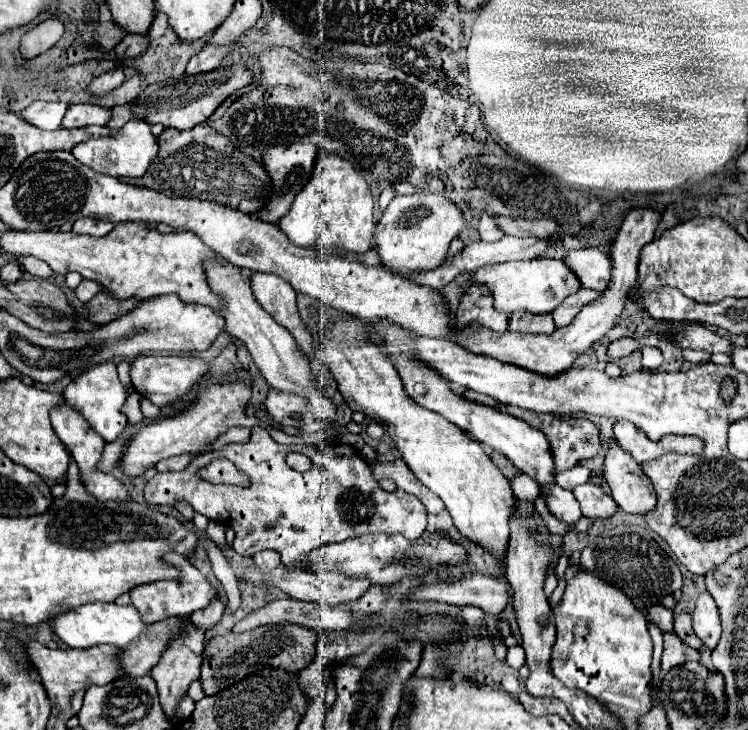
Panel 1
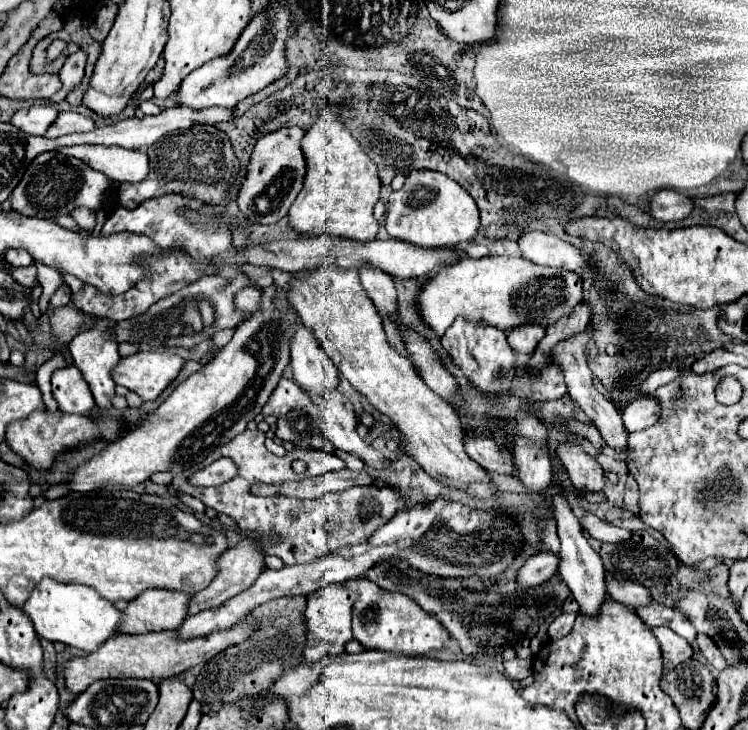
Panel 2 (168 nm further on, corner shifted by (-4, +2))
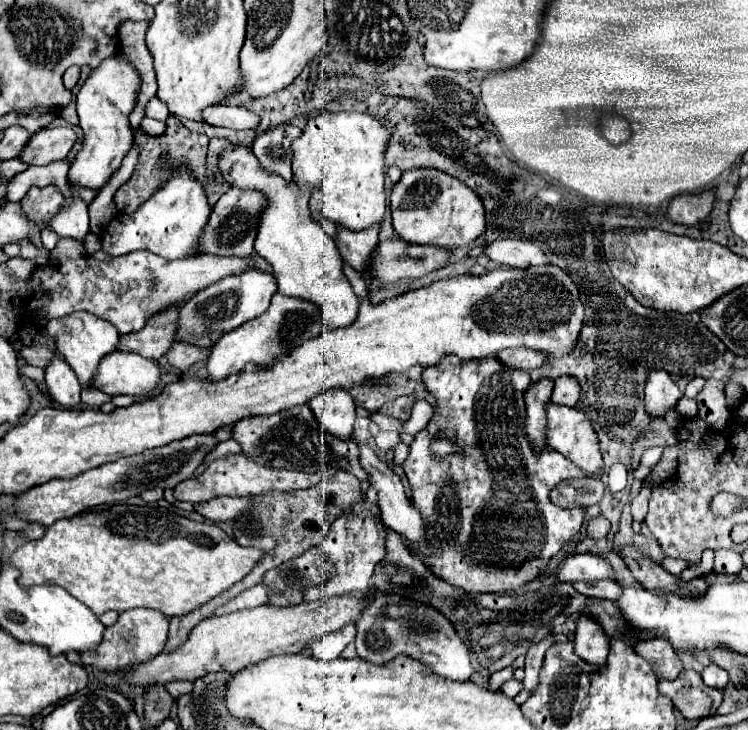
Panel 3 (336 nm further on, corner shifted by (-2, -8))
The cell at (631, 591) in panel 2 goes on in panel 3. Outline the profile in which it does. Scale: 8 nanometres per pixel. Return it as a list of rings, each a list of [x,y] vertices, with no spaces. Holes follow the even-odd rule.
[[[600,580],[600,582],[576,582],[572,584],[580,594],[588,598],[606,598],[606,600],[616,600],[620,596],[622,586],[612,582],[612,580]]]

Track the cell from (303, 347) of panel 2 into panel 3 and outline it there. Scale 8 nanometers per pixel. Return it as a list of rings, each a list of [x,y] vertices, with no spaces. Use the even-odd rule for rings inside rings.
[[[342,388],[328,390],[316,396],[310,402],[310,406],[332,436],[338,436],[342,440],[352,440],[356,406],[354,406],[354,398],[346,390]]]

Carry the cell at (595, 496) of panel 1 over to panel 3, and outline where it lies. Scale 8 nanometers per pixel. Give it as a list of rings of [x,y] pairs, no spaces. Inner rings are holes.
[[[550,402],[546,404],[546,418],[550,448],[558,448],[560,454],[580,464],[586,472],[594,472],[602,466],[598,432],[580,408],[556,406]]]

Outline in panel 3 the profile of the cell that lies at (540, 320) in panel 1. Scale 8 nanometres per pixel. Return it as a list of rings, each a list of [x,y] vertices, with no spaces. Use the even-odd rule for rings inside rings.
[[[524,348],[522,350],[504,350],[504,352],[498,352],[496,354],[498,360],[502,364],[506,364],[508,368],[516,368],[516,370],[534,370],[534,368],[540,368],[544,362],[546,362],[546,356],[540,354],[540,352],[526,352]]]

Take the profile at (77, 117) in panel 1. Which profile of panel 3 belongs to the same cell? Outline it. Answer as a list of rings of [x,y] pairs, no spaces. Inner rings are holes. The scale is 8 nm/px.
[[[42,128],[30,136],[18,158],[28,166],[44,166],[56,160],[64,160],[72,150],[74,142],[76,134],[72,128]]]

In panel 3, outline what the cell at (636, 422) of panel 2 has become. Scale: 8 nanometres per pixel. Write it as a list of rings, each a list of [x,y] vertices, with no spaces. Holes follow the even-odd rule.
[[[652,368],[648,372],[644,394],[646,394],[646,410],[656,418],[664,418],[668,408],[676,406],[676,402],[682,396],[678,386],[664,368]]]

